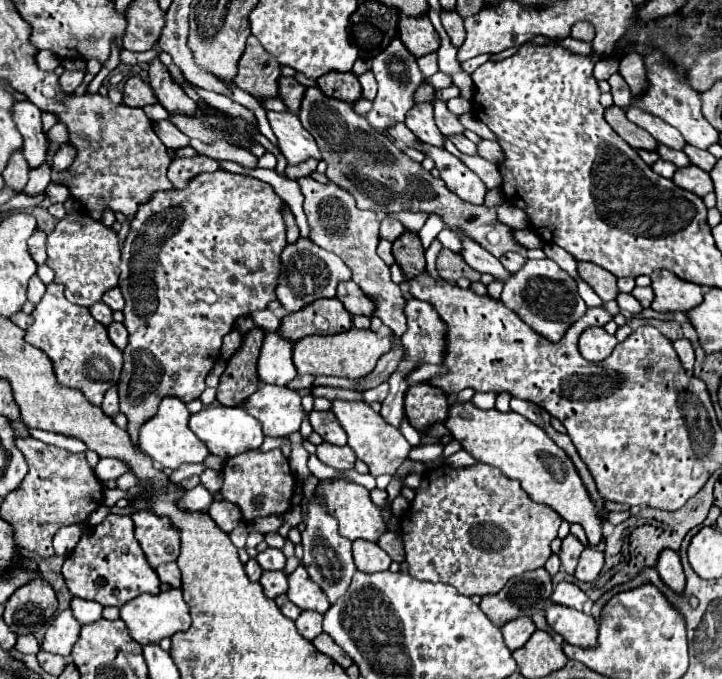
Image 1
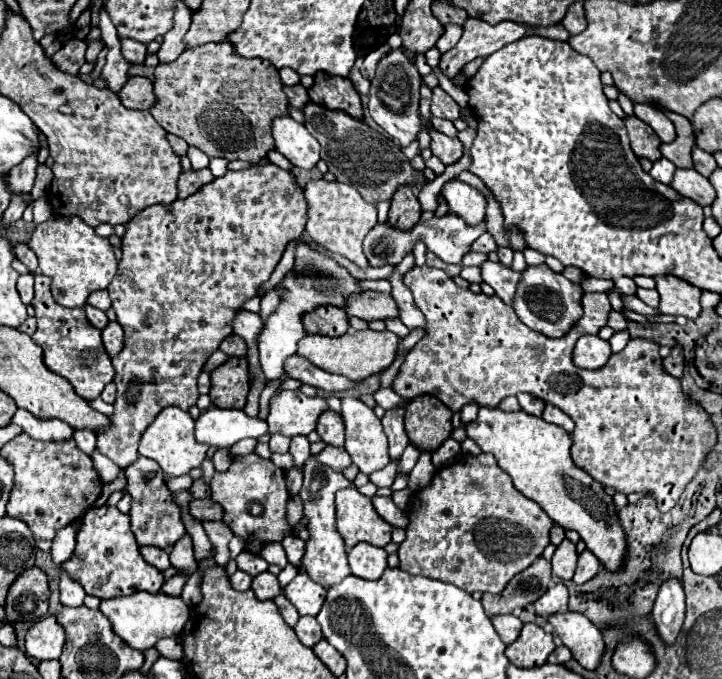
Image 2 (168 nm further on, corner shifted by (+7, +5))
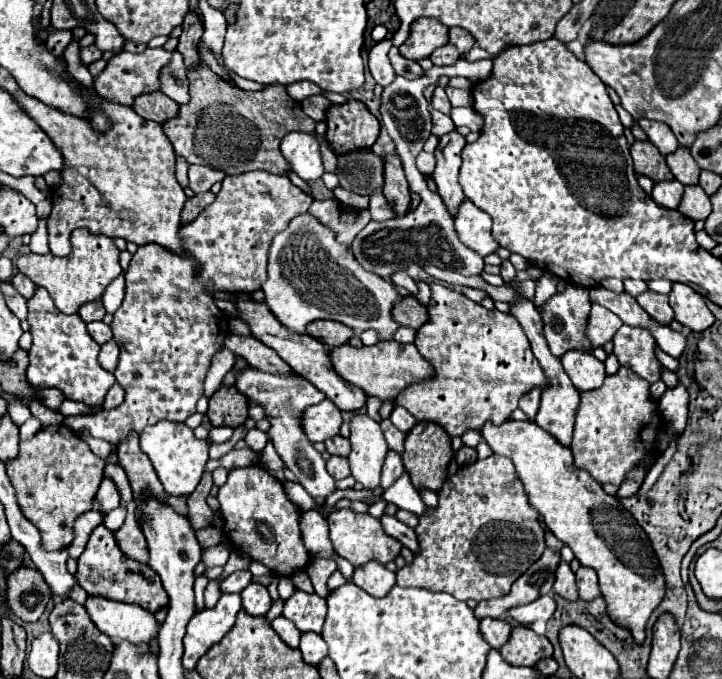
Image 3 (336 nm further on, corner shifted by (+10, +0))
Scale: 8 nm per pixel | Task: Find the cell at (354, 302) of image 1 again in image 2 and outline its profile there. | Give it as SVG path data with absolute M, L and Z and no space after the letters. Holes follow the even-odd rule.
M366 291L360 297L352 297L352 305L348 305L346 313L356 315L364 321L394 319L398 317L398 305L390 293Z

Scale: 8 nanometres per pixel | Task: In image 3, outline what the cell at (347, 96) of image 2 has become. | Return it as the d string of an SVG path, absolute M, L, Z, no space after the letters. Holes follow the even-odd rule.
M359 100L331 104L325 112L325 122L327 140L337 154L371 148L379 136L379 120Z

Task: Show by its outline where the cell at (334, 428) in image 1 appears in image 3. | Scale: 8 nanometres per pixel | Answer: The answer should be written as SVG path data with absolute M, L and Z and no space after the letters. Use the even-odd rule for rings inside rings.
M337 434L337 438L327 438L325 440L325 448L329 454L337 454L337 456L347 456L351 446L349 446L349 440L343 438L341 434Z

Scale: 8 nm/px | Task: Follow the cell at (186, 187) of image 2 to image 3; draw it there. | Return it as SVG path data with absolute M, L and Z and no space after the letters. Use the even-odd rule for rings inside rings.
M209 190L209 192L201 192L201 194L195 194L193 198L187 198L185 206L183 206L183 212L181 212L181 224L187 224L191 220L195 220L199 216L199 212L209 206L211 202L215 200L215 194Z

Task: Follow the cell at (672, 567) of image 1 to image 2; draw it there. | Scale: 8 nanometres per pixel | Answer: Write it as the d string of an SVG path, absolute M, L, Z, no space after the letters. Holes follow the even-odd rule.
M672 579L660 587L654 603L652 621L666 645L674 645L684 623L684 589L682 583Z

